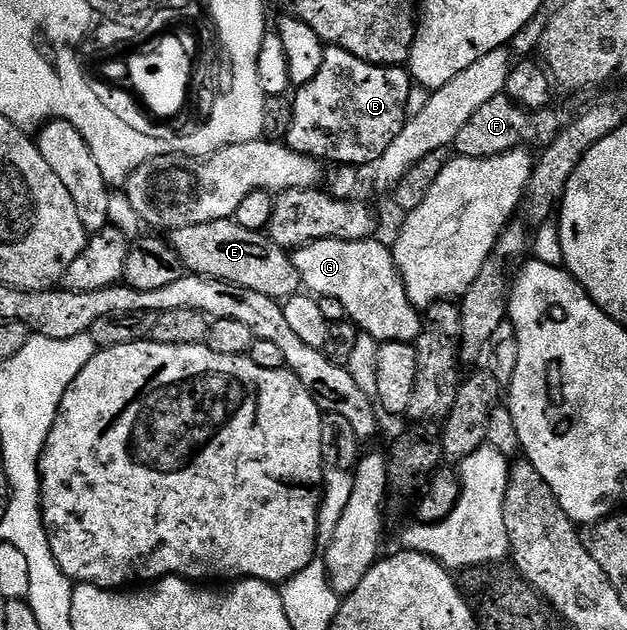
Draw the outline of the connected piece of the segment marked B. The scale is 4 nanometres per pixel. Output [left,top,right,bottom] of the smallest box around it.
[285,46,413,168]

